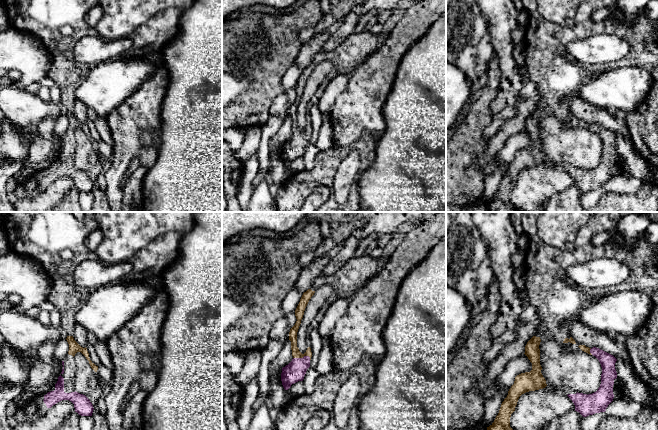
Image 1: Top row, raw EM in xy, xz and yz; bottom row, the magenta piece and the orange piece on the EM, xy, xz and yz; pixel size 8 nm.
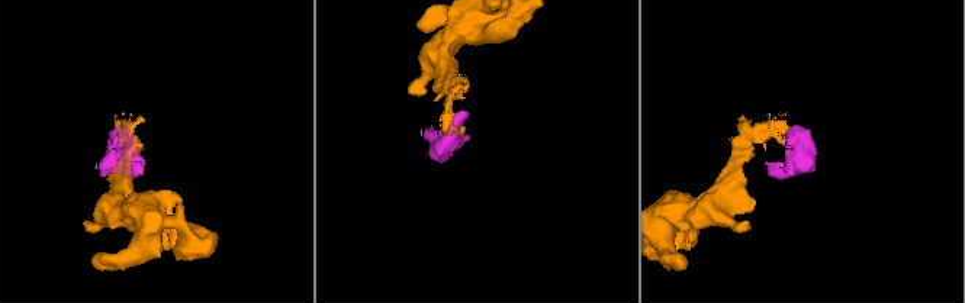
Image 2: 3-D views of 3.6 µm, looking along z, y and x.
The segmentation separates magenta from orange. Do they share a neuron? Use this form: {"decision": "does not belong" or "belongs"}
{"decision": "belongs"}

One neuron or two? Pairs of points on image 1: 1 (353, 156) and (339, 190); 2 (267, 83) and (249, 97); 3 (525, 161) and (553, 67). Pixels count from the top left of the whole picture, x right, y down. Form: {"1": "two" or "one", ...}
{"1": "one", "2": "one", "3": "one"}

